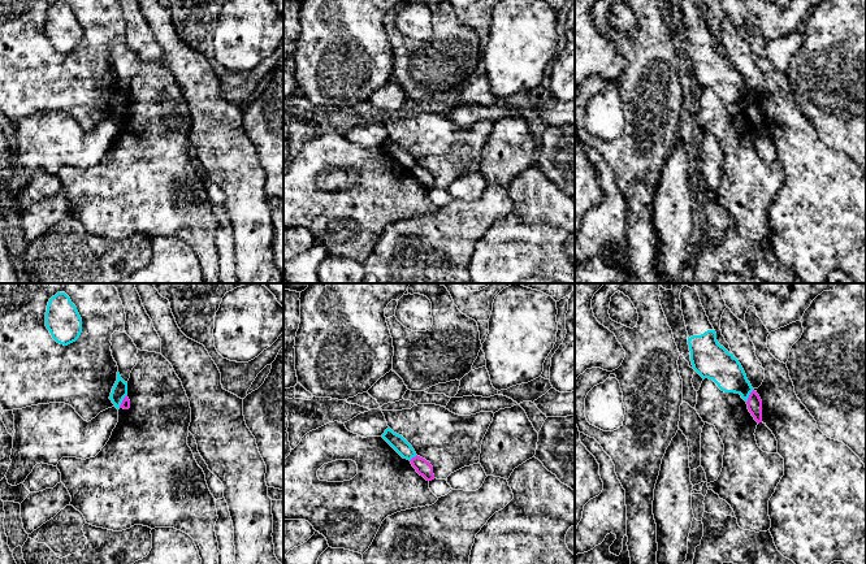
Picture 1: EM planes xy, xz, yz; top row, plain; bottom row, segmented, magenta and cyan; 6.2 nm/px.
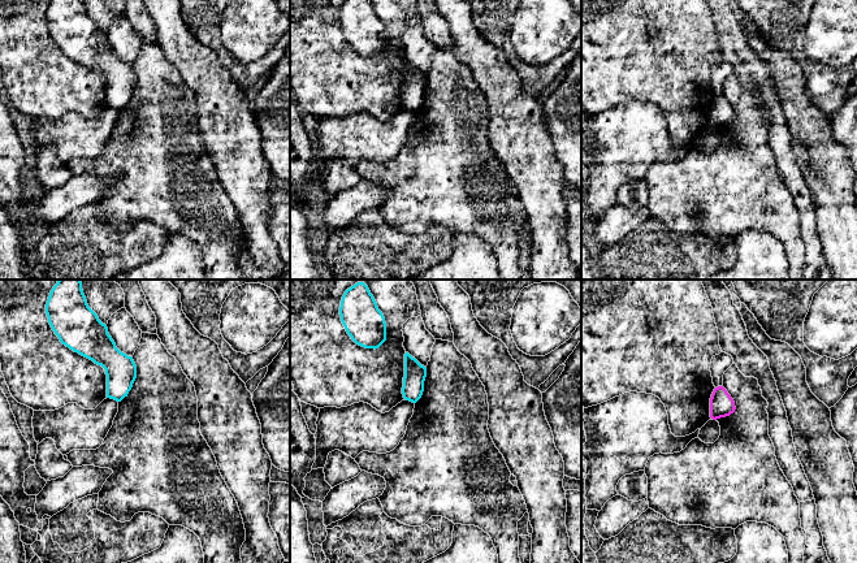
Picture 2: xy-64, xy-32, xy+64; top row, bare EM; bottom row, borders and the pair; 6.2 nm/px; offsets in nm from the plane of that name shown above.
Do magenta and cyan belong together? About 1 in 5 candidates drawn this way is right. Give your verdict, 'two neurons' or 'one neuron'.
two neurons

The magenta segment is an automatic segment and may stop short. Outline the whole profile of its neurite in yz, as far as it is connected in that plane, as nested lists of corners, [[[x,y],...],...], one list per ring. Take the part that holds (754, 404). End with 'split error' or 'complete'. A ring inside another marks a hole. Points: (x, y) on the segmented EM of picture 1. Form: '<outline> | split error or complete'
[[[752,391],[749,398],[748,398],[748,409],[752,413],[752,416],[754,417],[754,420],[759,424],[762,422],[762,400],[759,398],[759,395],[757,394],[757,391]]] | complete

